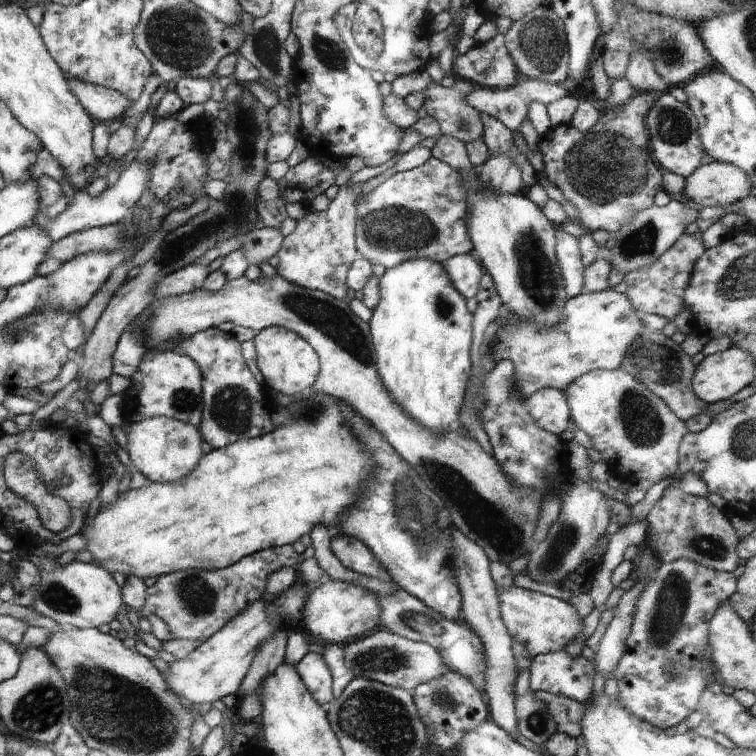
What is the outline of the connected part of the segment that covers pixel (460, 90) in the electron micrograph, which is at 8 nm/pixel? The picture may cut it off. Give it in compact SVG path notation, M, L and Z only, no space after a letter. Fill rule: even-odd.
M457 78L450 88L432 84L424 92L426 98L423 107L428 115L439 122L442 135L454 136L463 143L483 136L480 113L464 100L474 86L471 81Z

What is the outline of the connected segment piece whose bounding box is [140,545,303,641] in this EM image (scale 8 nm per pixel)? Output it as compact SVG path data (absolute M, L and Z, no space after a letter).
M292 545L259 550L241 558L236 564L216 570L186 569L159 576L156 583L146 589L147 597L141 617L154 614L168 626L172 639L207 641L224 628L238 614L263 596L268 578L280 568L295 567L303 561Z

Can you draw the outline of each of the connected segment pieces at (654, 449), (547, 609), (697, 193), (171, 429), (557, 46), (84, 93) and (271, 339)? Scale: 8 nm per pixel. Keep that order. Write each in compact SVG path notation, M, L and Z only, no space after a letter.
M623 368L611 371L593 370L568 385L564 396L570 409L573 428L580 429L590 436L592 448L601 453L604 463L620 464L626 470L634 472L640 472L646 464L650 464L650 472L654 472L654 476L649 480L654 482L664 476L673 479L678 475L678 449L680 441L689 432L688 428L659 396L648 390L635 376L628 374Z
M514 585L510 590L498 592L500 616L511 638L525 642L526 650L533 656L564 650L570 642L576 642L584 634L584 620L565 600L526 590Z
M730 163L702 164L685 179L681 197L702 207L728 206L752 195L750 176Z
M152 416L128 426L127 449L132 464L138 468L149 481L180 482L184 476L196 470L202 451L203 438L199 429L191 424L173 418Z
M536 8L528 12L520 20L515 20L503 36L504 46L512 60L516 62L516 70L524 78L559 85L568 81L569 44L564 22L550 8Z
M67 78L71 90L84 107L84 110L97 122L111 123L123 119L124 112L132 104L124 94L89 82Z
M273 326L261 330L253 338L256 348L257 366L266 386L282 394L294 395L312 386L320 370L319 356L316 350L293 330Z

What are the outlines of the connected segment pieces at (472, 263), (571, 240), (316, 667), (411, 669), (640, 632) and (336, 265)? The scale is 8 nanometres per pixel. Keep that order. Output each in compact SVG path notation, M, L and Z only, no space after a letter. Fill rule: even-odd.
M473 252L449 258L442 263L454 288L466 299L478 294L479 282L484 276L484 268Z
M560 226L555 230L555 252L562 276L565 280L566 292L569 298L585 291L584 269L580 254L580 242L574 235L566 232Z
M308 651L308 654L300 660L296 666L296 672L306 685L312 698L320 706L327 706L334 699L332 692L333 678L322 655L316 652Z
M377 628L370 634L342 645L344 662L353 678L373 680L392 688L404 688L413 692L420 683L440 678L446 666L441 653L425 642L413 641L398 634L392 634L384 628Z
M688 558L659 565L636 600L625 652L613 670L618 683L617 697L628 712L651 726L666 729L686 721L698 709L706 682L698 676L700 670L696 674L688 670L688 662L709 642L710 619L736 592L736 586L734 573L712 570Z
M362 182L351 187L347 187L347 184L340 186L338 195L330 201L324 212L307 207L306 216L298 220L294 232L283 237L282 248L276 254L278 265L275 269L278 275L292 284L346 300L351 293L346 282L347 272L358 256L354 232L356 232L356 199L362 190L360 184Z

